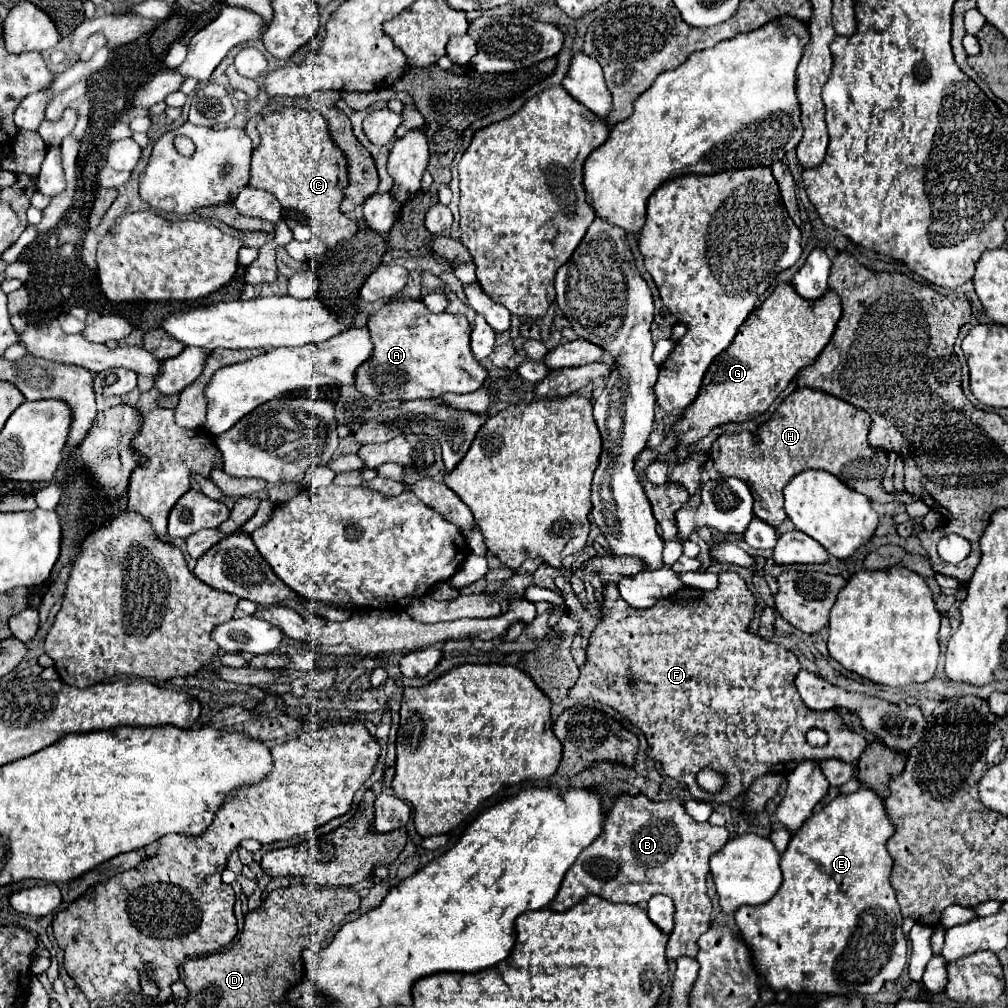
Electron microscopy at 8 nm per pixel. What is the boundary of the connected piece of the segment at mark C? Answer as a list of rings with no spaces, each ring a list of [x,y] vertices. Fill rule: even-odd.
[[[283,108],[259,120],[257,130],[261,144],[253,152],[249,186],[271,192],[283,208],[304,213],[309,217],[313,236],[323,240],[329,250],[341,240],[351,240],[357,234],[357,224],[339,212],[347,186],[347,160],[331,140],[325,118],[315,110]],[[315,210],[319,210],[317,216]]]

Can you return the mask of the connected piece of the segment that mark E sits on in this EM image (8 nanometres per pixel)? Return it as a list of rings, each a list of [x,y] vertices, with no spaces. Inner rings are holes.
[[[859,788],[853,794],[841,794],[835,800],[831,800],[819,814],[813,814],[805,826],[795,834],[795,838],[789,842],[789,848],[781,856],[781,872],[783,872],[783,884],[779,892],[767,902],[759,906],[743,906],[735,912],[735,920],[739,926],[739,932],[743,932],[743,940],[751,946],[751,952],[755,956],[755,968],[759,974],[767,980],[773,990],[789,990],[789,992],[833,992],[833,994],[849,994],[849,992],[859,992],[859,994],[877,994],[881,986],[887,980],[897,980],[903,966],[905,966],[905,952],[907,952],[907,942],[901,932],[901,914],[899,914],[899,904],[895,900],[895,892],[889,884],[889,876],[893,870],[893,858],[889,856],[885,844],[887,840],[895,834],[895,824],[891,824],[891,818],[887,816],[887,808],[875,792],[867,788]]]

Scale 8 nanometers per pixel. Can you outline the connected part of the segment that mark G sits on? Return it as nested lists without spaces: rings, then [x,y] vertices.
[[[779,284],[773,294],[741,324],[731,346],[713,360],[703,378],[703,388],[697,400],[685,410],[681,420],[673,425],[667,438],[655,450],[645,448],[637,456],[635,474],[653,506],[653,514],[661,526],[661,536],[665,542],[679,536],[675,526],[675,512],[687,502],[687,490],[679,484],[665,482],[657,486],[643,480],[645,468],[655,462],[659,454],[673,451],[679,445],[695,444],[719,424],[747,422],[761,416],[797,376],[797,372],[809,366],[821,354],[821,350],[833,338],[841,312],[841,300],[833,290],[827,290],[823,300],[803,300],[803,296],[799,296],[791,284]]]

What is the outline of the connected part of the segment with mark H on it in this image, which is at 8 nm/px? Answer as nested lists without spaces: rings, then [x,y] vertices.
[[[797,388],[793,390],[777,408],[773,418],[757,428],[757,432],[737,432],[737,434],[721,434],[713,446],[711,446],[711,458],[715,462],[715,468],[721,476],[735,476],[747,482],[747,486],[753,492],[755,506],[753,514],[765,520],[771,526],[779,526],[787,514],[783,510],[783,486],[799,472],[815,468],[815,470],[827,470],[829,474],[837,476],[841,482],[845,482],[849,488],[865,494],[873,502],[893,502],[893,494],[887,494],[881,486],[883,474],[889,466],[889,454],[883,448],[873,448],[867,440],[871,428],[871,416],[855,408],[853,404],[847,404],[823,390],[813,390],[813,388]]]

